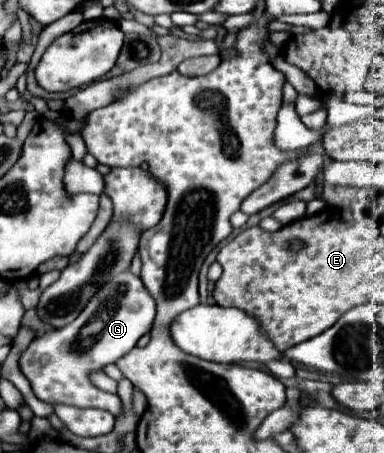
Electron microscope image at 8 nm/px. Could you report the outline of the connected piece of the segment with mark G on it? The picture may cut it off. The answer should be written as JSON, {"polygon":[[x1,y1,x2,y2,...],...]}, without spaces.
{"polygon":[[131,271,117,273,107,283,103,283,103,287,99,287,99,291,91,297,87,307,79,313,79,317,71,325,34,338,31,345,21,355,19,367,25,373,25,377,31,381,35,395,51,405,53,403,71,403,75,407,99,407,109,413,123,413,123,403,121,403,119,395,105,393,105,391,97,389,95,385,91,385,89,371,97,371,107,363,115,363,123,353,131,351,137,345,137,341,145,333,151,331,153,319,155,319,155,301,151,299,149,291,143,287,143,281,137,275,133,275]]}

